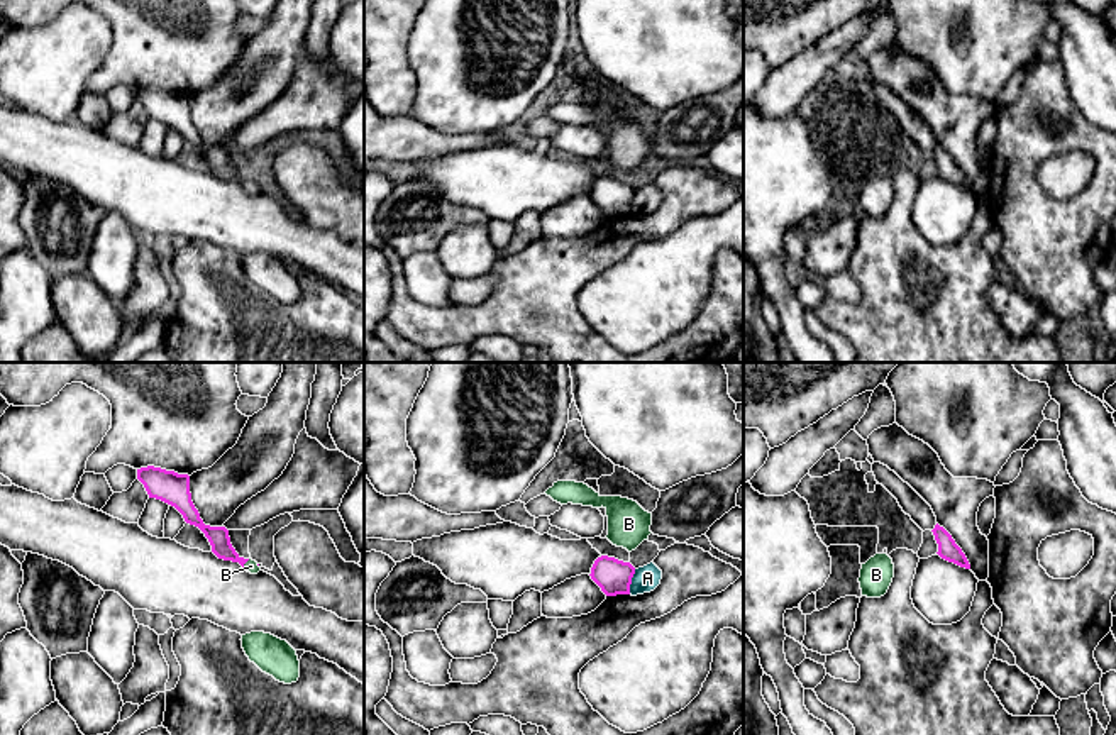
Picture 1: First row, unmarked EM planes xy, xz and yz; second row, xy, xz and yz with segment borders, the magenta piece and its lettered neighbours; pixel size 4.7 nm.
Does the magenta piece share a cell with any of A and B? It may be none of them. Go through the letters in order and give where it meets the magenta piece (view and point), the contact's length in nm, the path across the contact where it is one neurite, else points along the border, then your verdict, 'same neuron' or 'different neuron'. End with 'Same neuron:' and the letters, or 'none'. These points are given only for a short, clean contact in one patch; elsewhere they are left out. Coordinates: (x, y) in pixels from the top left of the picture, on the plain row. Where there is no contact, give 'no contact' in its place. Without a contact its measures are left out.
A: xz (630, 202) | 120 nm | along xz (635, 190), (629, 214) | different neuron
B: xy (244, 183) | 50 nm | across xy (219, 160), (244, 183), (251, 187) | same neuron
Same neuron: B

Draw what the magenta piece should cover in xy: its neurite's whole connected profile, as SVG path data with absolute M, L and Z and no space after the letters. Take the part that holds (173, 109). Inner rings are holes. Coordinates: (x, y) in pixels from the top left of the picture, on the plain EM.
M147 86L137 90L137 100L144 105L149 119L174 127L186 144L198 147L212 166L212 173L224 181L239 183L247 193L257 195L261 188L252 180L240 178L230 164L225 147L205 146L191 122L190 97Z

